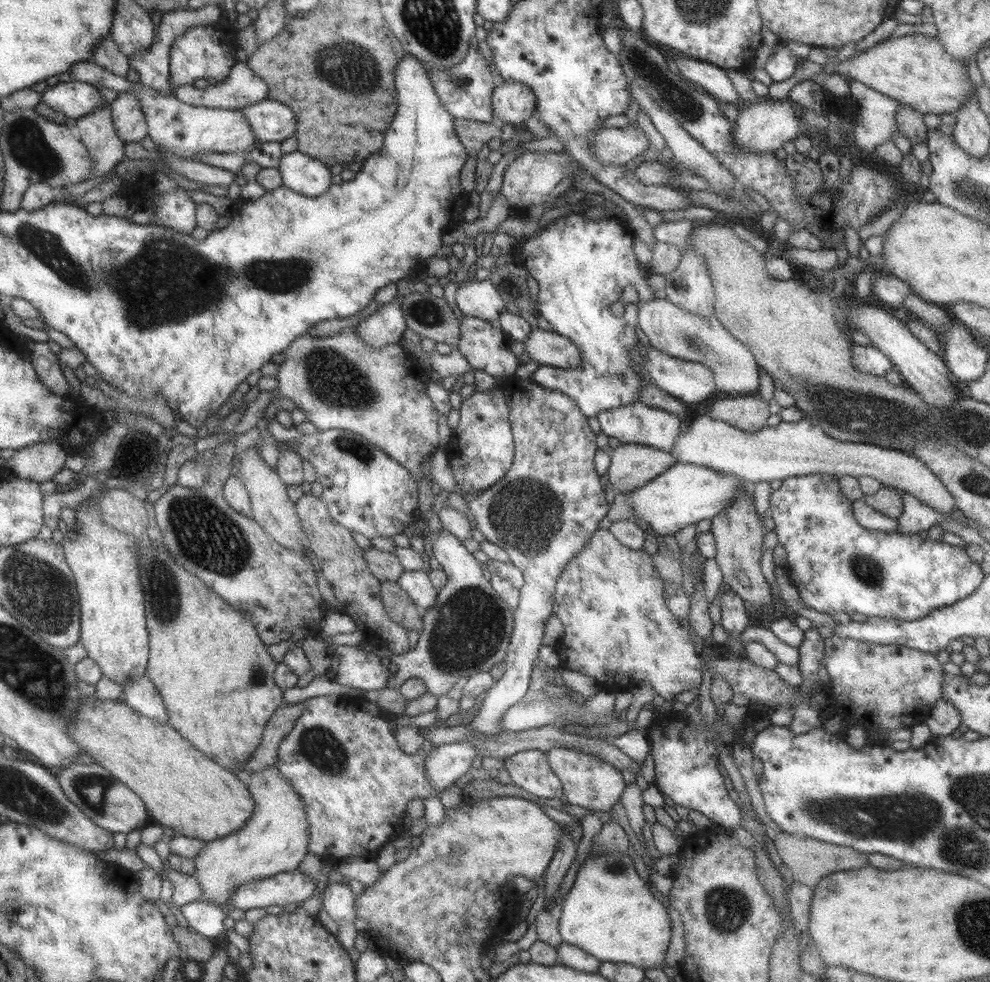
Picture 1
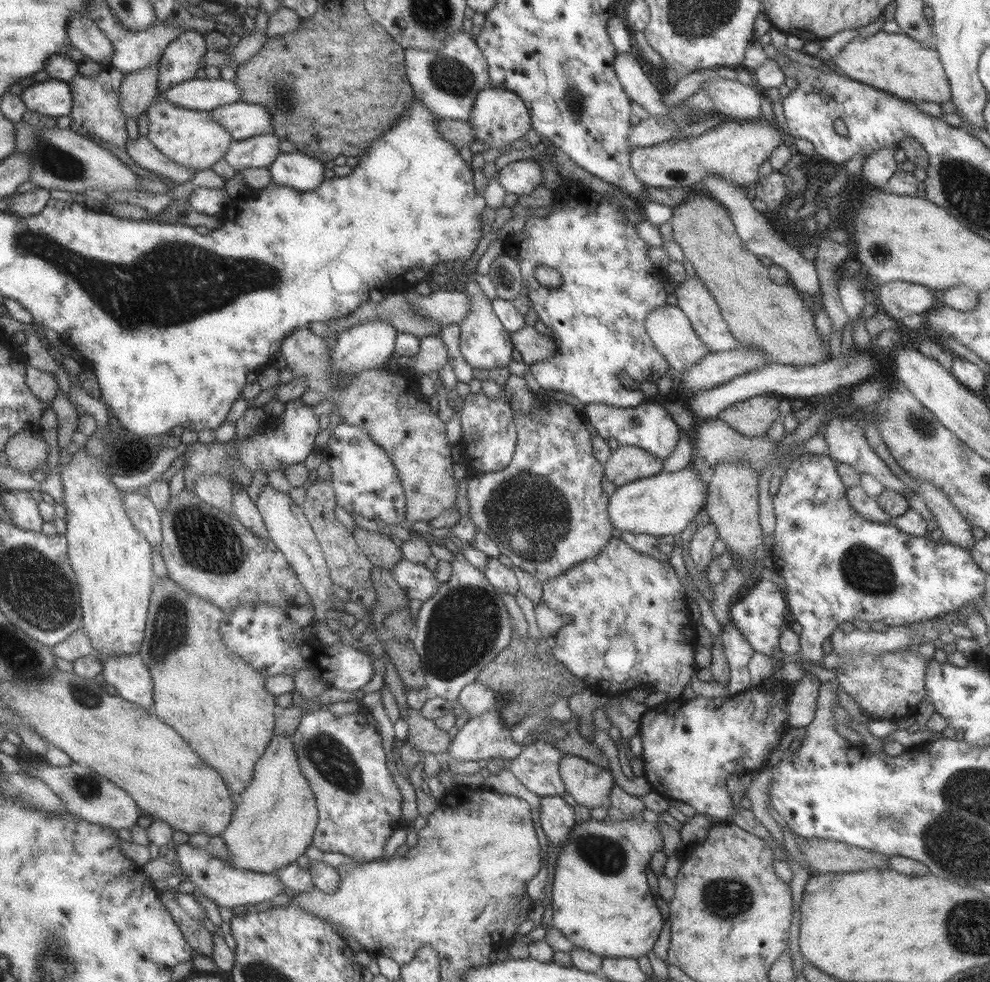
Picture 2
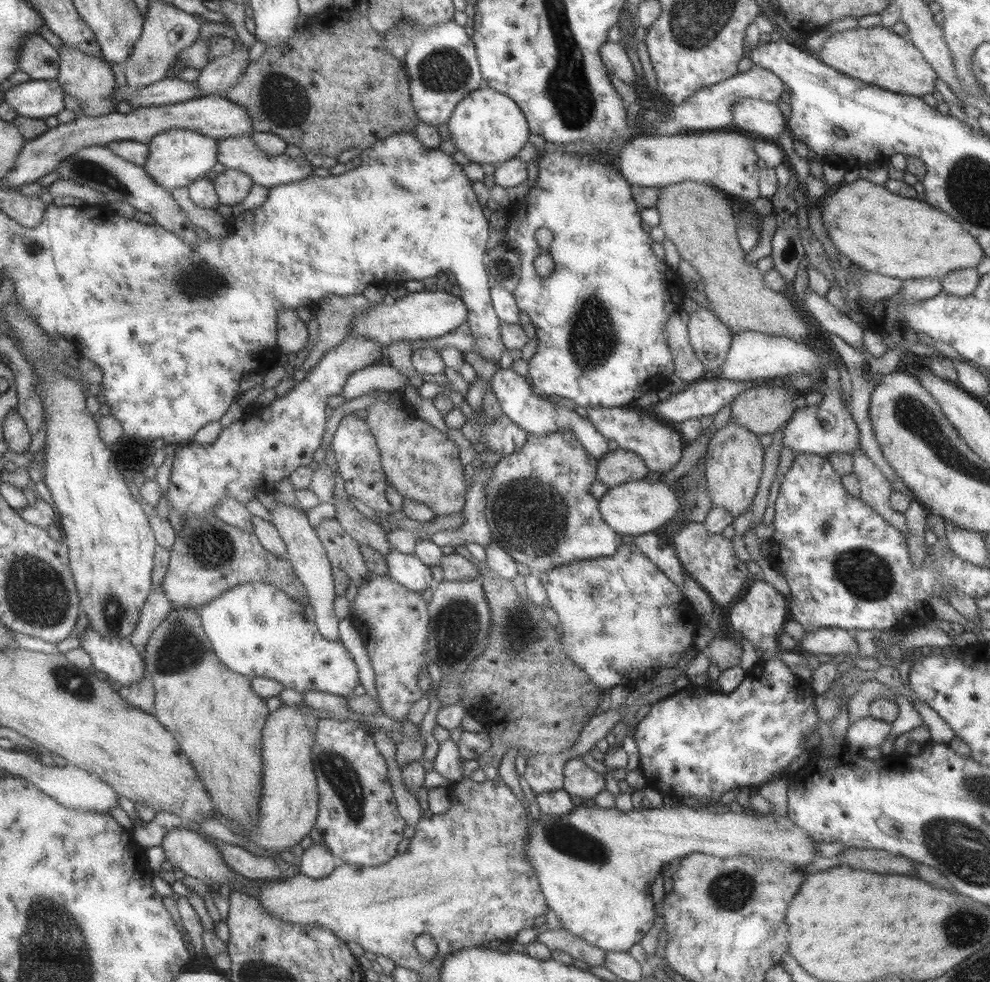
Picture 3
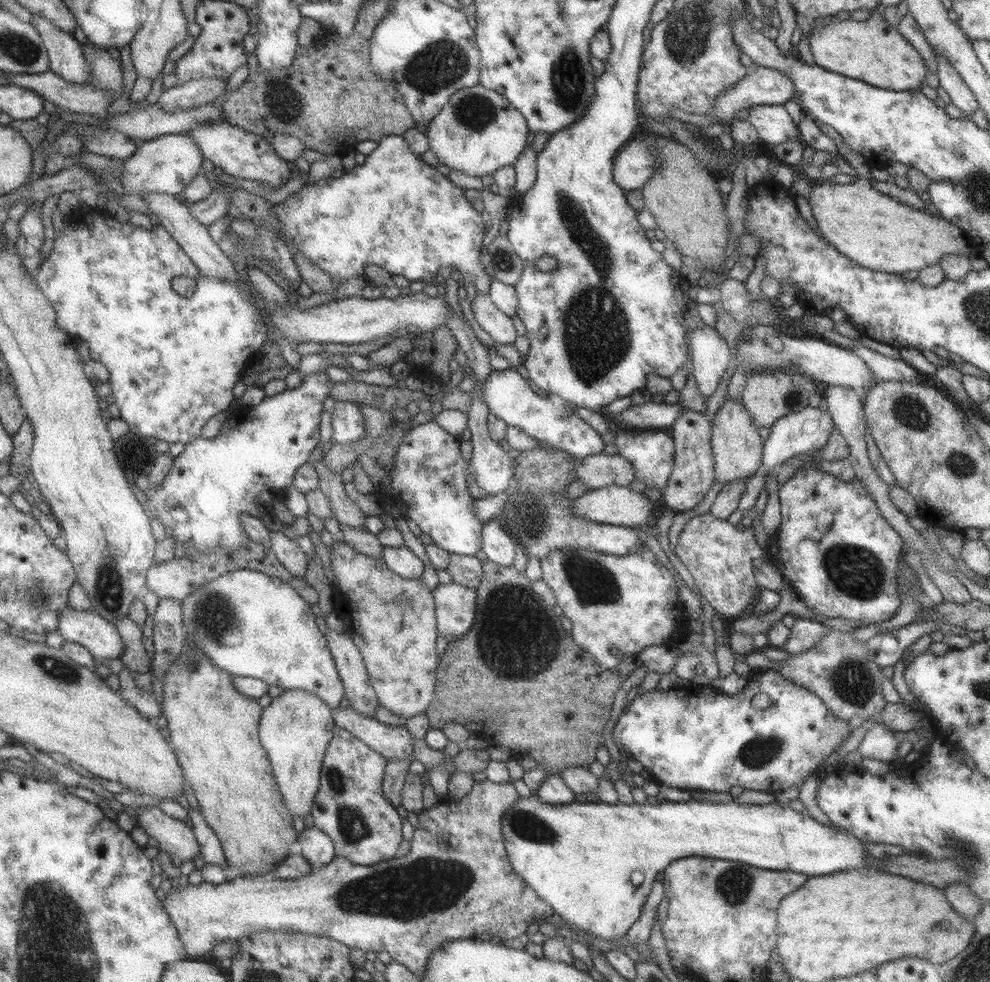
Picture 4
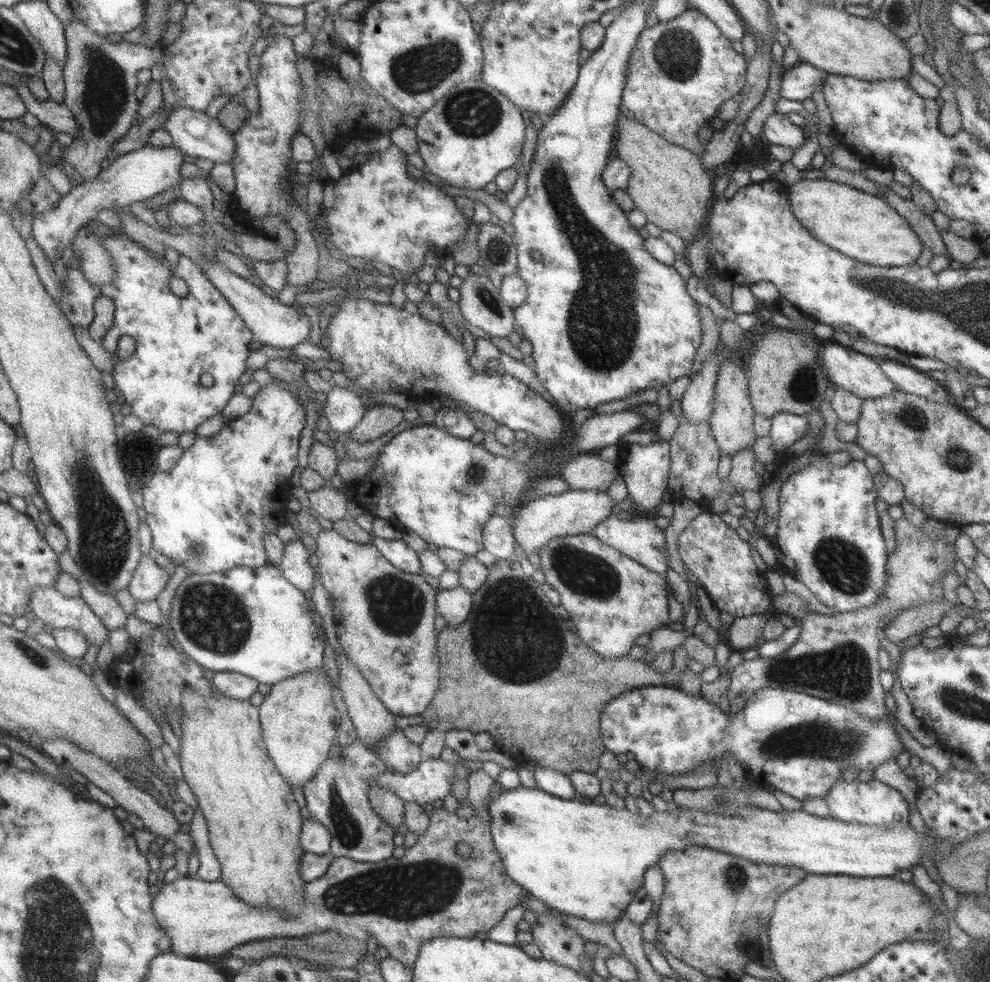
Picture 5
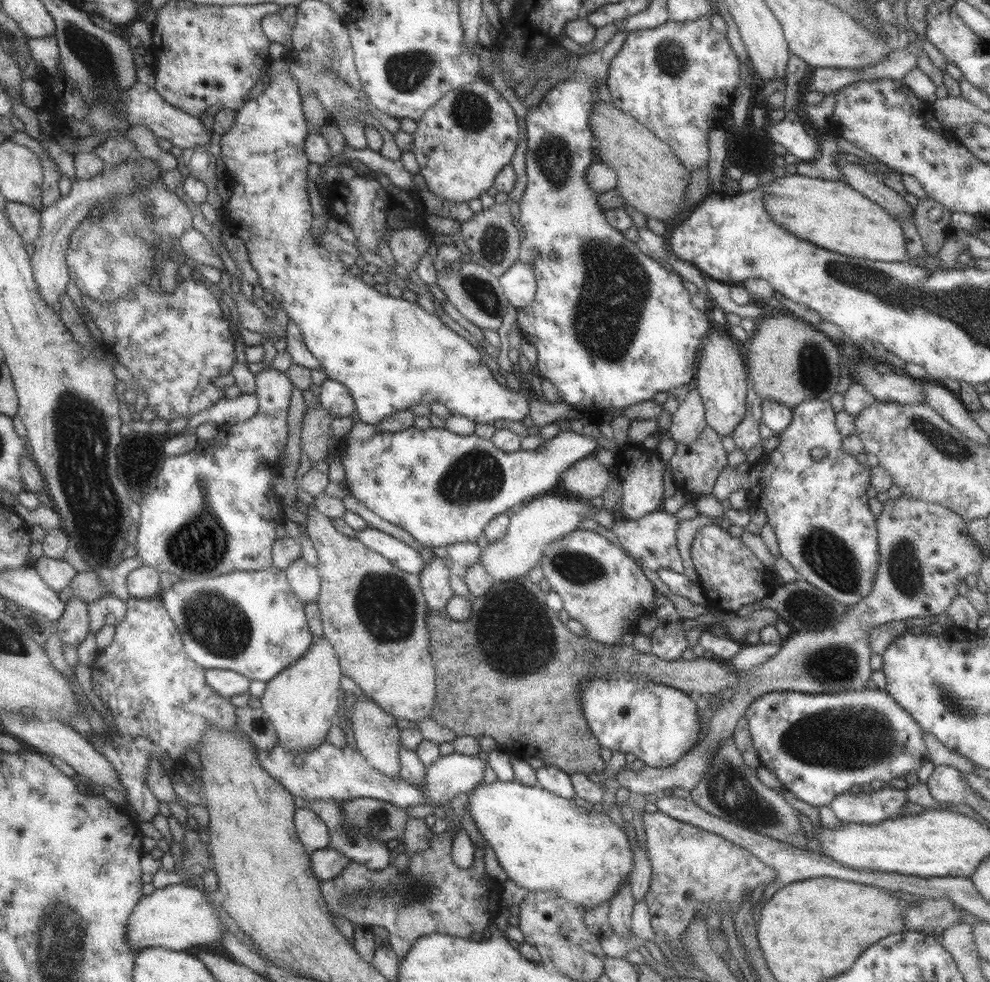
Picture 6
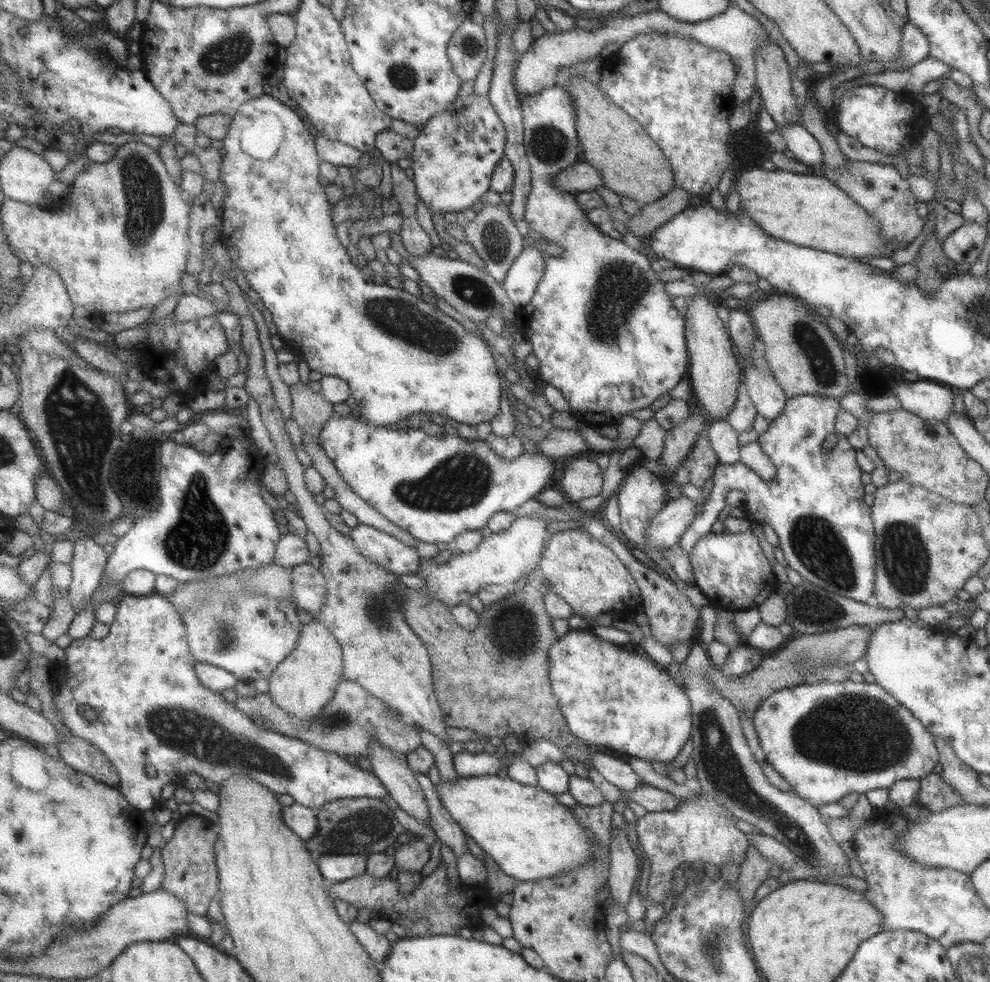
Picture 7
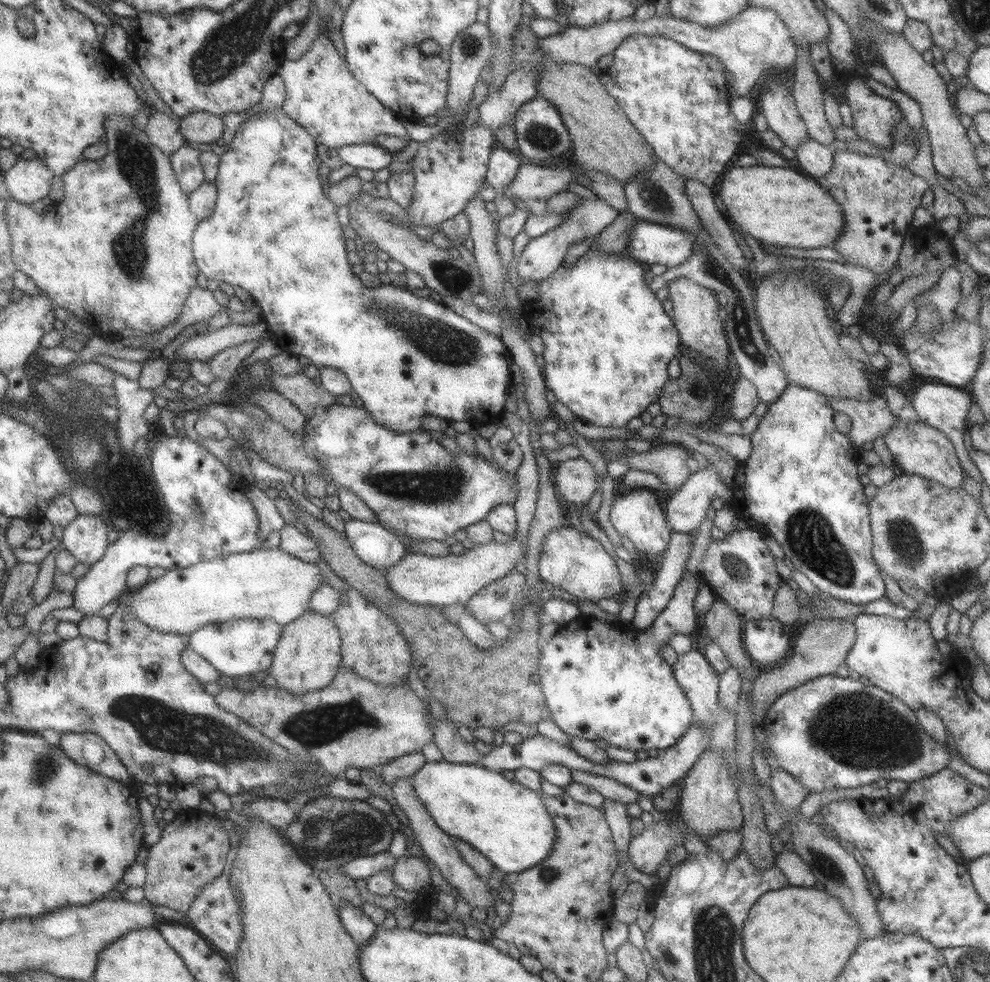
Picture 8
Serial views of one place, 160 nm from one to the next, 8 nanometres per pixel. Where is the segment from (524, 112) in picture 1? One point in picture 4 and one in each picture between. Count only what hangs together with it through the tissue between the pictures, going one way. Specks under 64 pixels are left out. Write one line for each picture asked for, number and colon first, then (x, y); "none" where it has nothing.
2: (499, 117)
3: (486, 126)
4: (477, 132)

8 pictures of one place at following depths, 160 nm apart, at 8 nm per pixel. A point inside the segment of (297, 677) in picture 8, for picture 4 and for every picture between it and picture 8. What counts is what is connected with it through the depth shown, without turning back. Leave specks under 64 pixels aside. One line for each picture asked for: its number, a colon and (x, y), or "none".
4: (295, 728)
5: (297, 716)
6: (300, 702)
7: (300, 685)

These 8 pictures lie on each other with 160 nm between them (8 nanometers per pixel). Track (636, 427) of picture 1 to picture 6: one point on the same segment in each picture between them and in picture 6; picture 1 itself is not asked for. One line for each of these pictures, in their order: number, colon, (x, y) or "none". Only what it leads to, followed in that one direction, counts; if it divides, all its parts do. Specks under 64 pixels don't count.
2: (648, 425)
3: (659, 447)
4: (650, 454)
5: (644, 469)
6: (639, 469)

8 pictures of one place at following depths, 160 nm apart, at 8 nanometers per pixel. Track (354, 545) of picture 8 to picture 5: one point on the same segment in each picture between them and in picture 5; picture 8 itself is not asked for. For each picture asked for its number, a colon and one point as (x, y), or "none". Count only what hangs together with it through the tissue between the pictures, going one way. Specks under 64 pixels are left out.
5: (401, 556)
6: (402, 556)
7: (375, 546)

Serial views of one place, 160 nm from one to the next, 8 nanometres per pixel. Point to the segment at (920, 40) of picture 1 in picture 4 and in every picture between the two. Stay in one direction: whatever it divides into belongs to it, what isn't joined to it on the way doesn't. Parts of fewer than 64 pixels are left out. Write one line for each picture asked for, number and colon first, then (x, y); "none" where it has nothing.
2: (895, 63)
3: (875, 55)
4: (871, 51)

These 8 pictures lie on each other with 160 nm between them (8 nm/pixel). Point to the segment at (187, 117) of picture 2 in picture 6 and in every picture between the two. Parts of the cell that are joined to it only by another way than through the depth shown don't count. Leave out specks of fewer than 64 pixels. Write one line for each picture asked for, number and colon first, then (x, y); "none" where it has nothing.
3: (176, 158)
4: (166, 164)
5: (140, 174)
6: (49, 269)

